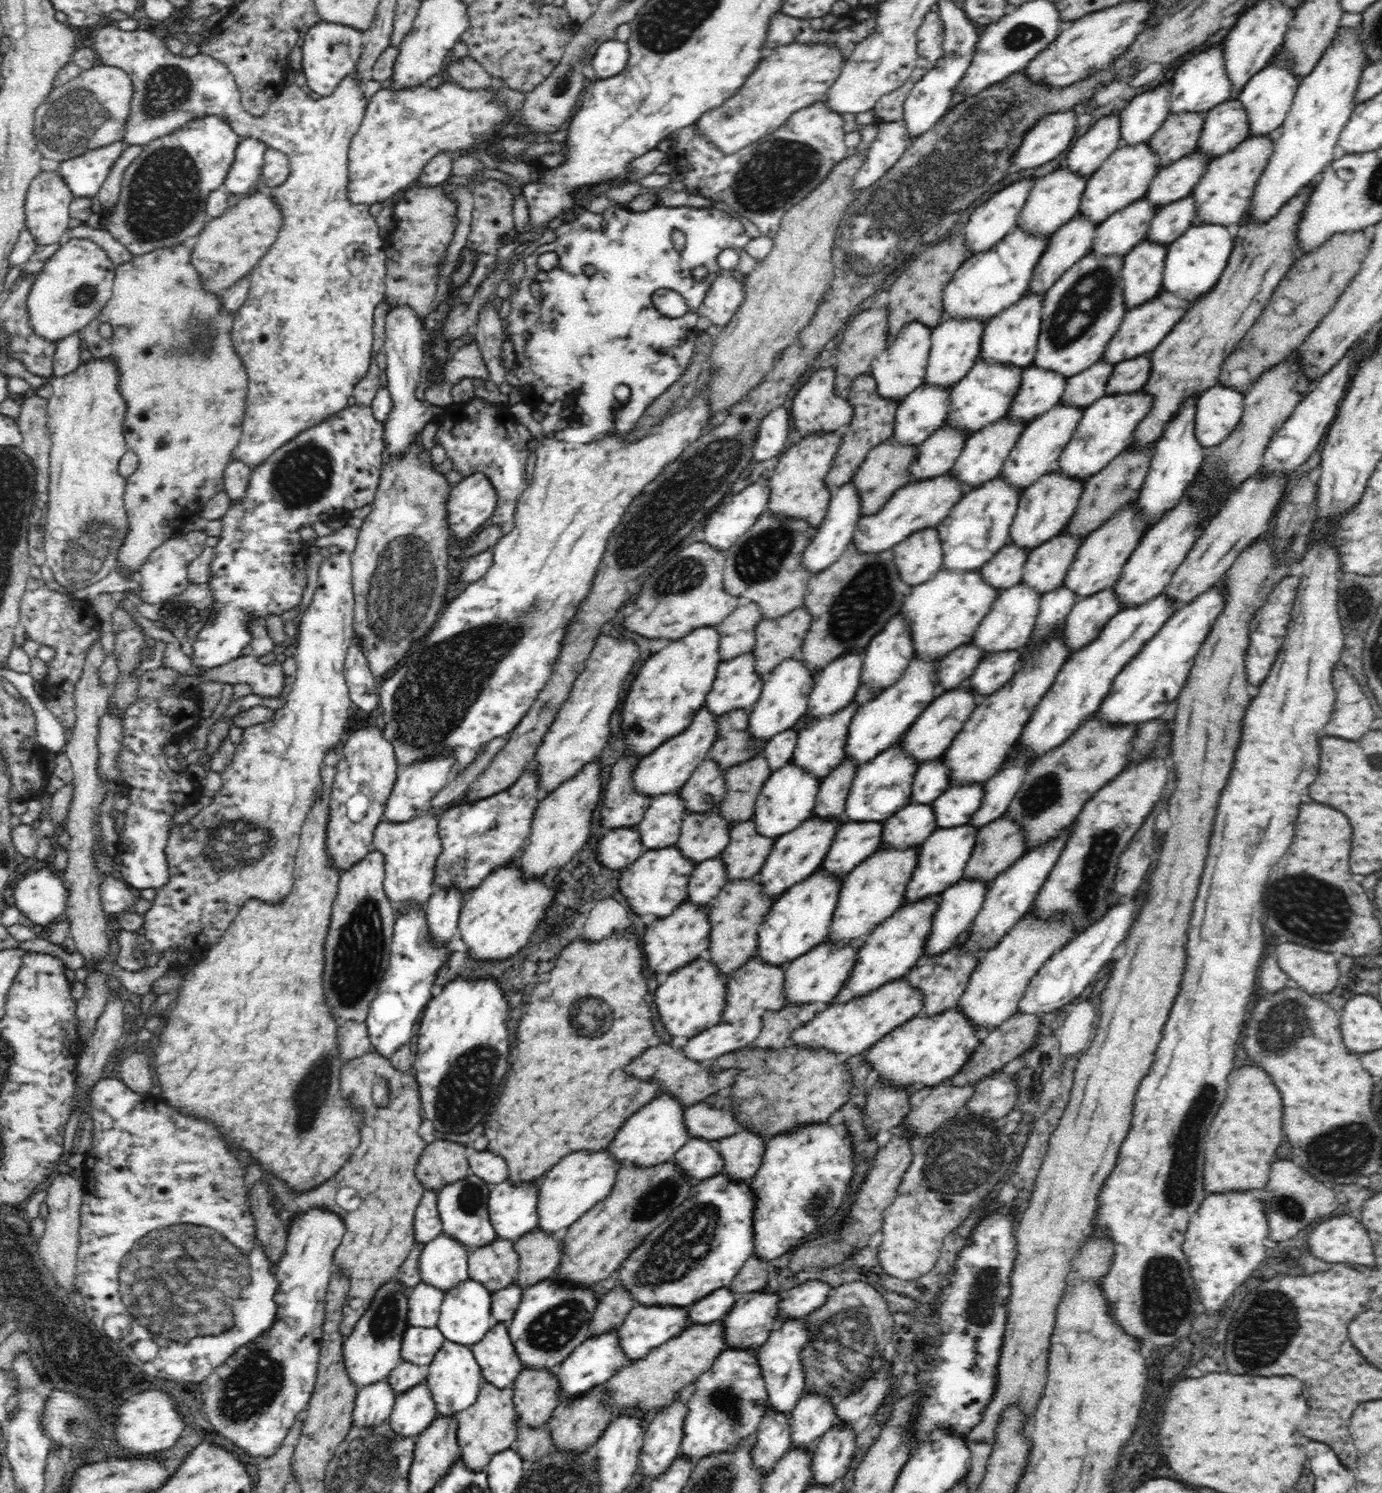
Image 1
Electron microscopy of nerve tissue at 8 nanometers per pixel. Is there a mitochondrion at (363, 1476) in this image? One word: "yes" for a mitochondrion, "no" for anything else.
yes

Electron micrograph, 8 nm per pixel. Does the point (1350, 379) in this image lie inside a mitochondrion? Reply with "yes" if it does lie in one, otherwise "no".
no

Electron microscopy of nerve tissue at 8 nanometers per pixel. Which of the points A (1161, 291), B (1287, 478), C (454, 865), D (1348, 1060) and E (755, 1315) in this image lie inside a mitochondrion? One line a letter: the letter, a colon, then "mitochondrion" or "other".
A: other
B: other
C: mitochondrion
D: other
E: other

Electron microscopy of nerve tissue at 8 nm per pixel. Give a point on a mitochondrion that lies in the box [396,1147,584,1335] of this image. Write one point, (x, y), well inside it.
(470, 1198)

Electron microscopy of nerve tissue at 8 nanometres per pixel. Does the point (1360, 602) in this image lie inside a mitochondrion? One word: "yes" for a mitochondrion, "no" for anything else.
yes

